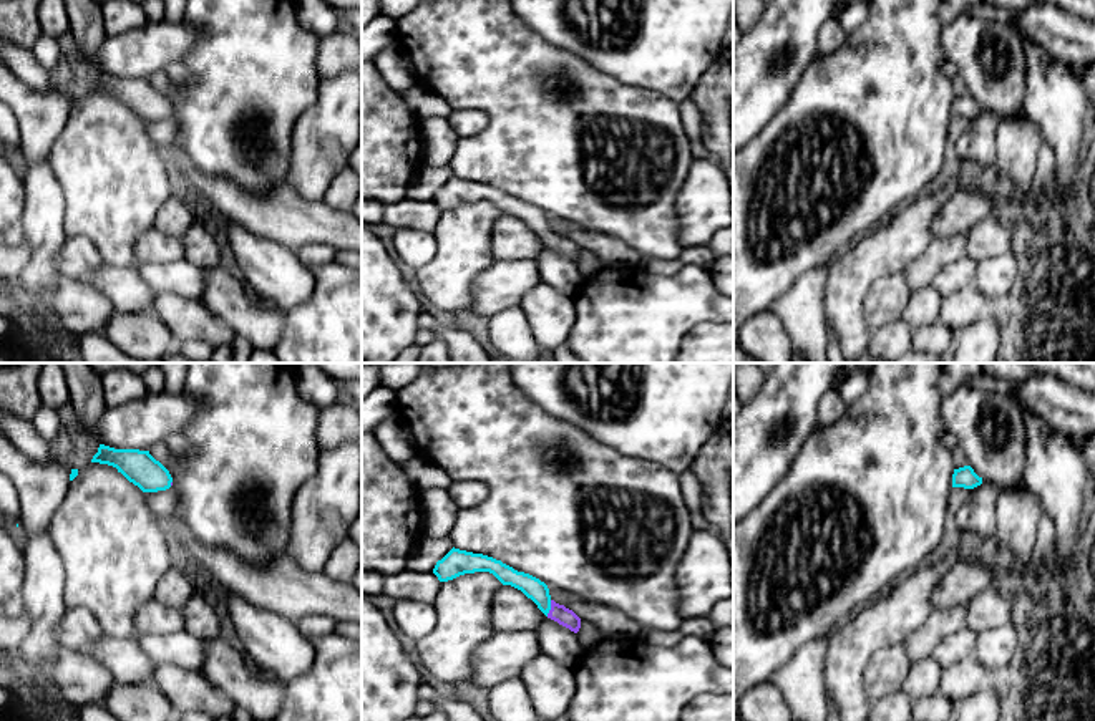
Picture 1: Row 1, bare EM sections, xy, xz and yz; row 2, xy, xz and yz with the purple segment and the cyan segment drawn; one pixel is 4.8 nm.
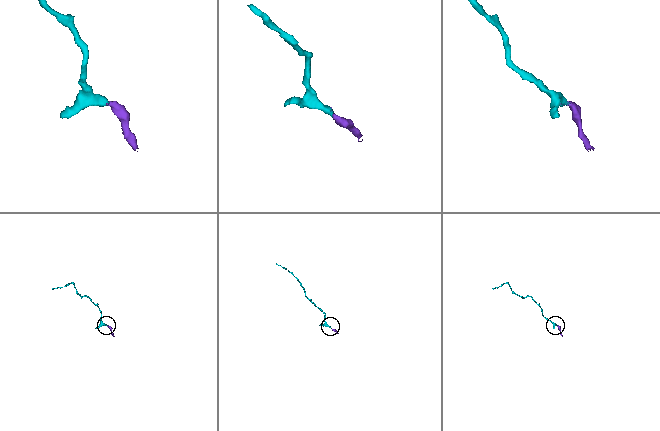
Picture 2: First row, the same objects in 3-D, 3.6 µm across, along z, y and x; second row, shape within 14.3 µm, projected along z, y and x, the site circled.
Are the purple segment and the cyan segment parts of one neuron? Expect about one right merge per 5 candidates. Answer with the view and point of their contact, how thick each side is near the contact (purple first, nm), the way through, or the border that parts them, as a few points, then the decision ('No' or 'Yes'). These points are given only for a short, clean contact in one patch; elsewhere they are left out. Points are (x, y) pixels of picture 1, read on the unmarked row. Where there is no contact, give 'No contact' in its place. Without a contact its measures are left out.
Touches purple at xz (551, 237). Thickness 90 nm (purple) against 100 nm. Path across: xz (559, 242), (551, 237), (531, 216). Yes

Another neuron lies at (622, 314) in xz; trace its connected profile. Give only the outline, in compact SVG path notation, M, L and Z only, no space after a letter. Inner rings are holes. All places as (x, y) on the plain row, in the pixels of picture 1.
M687 265L675 273L650 273L637 267L602 267L574 297L576 322L566 345L582 363L675 363L684 336L703 323L733 322L733 298L715 287L710 269Z

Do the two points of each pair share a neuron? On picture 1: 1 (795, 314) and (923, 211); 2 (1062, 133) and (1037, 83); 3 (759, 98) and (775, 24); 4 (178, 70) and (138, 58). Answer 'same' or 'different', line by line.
1: different
2: same
3: same
4: different

